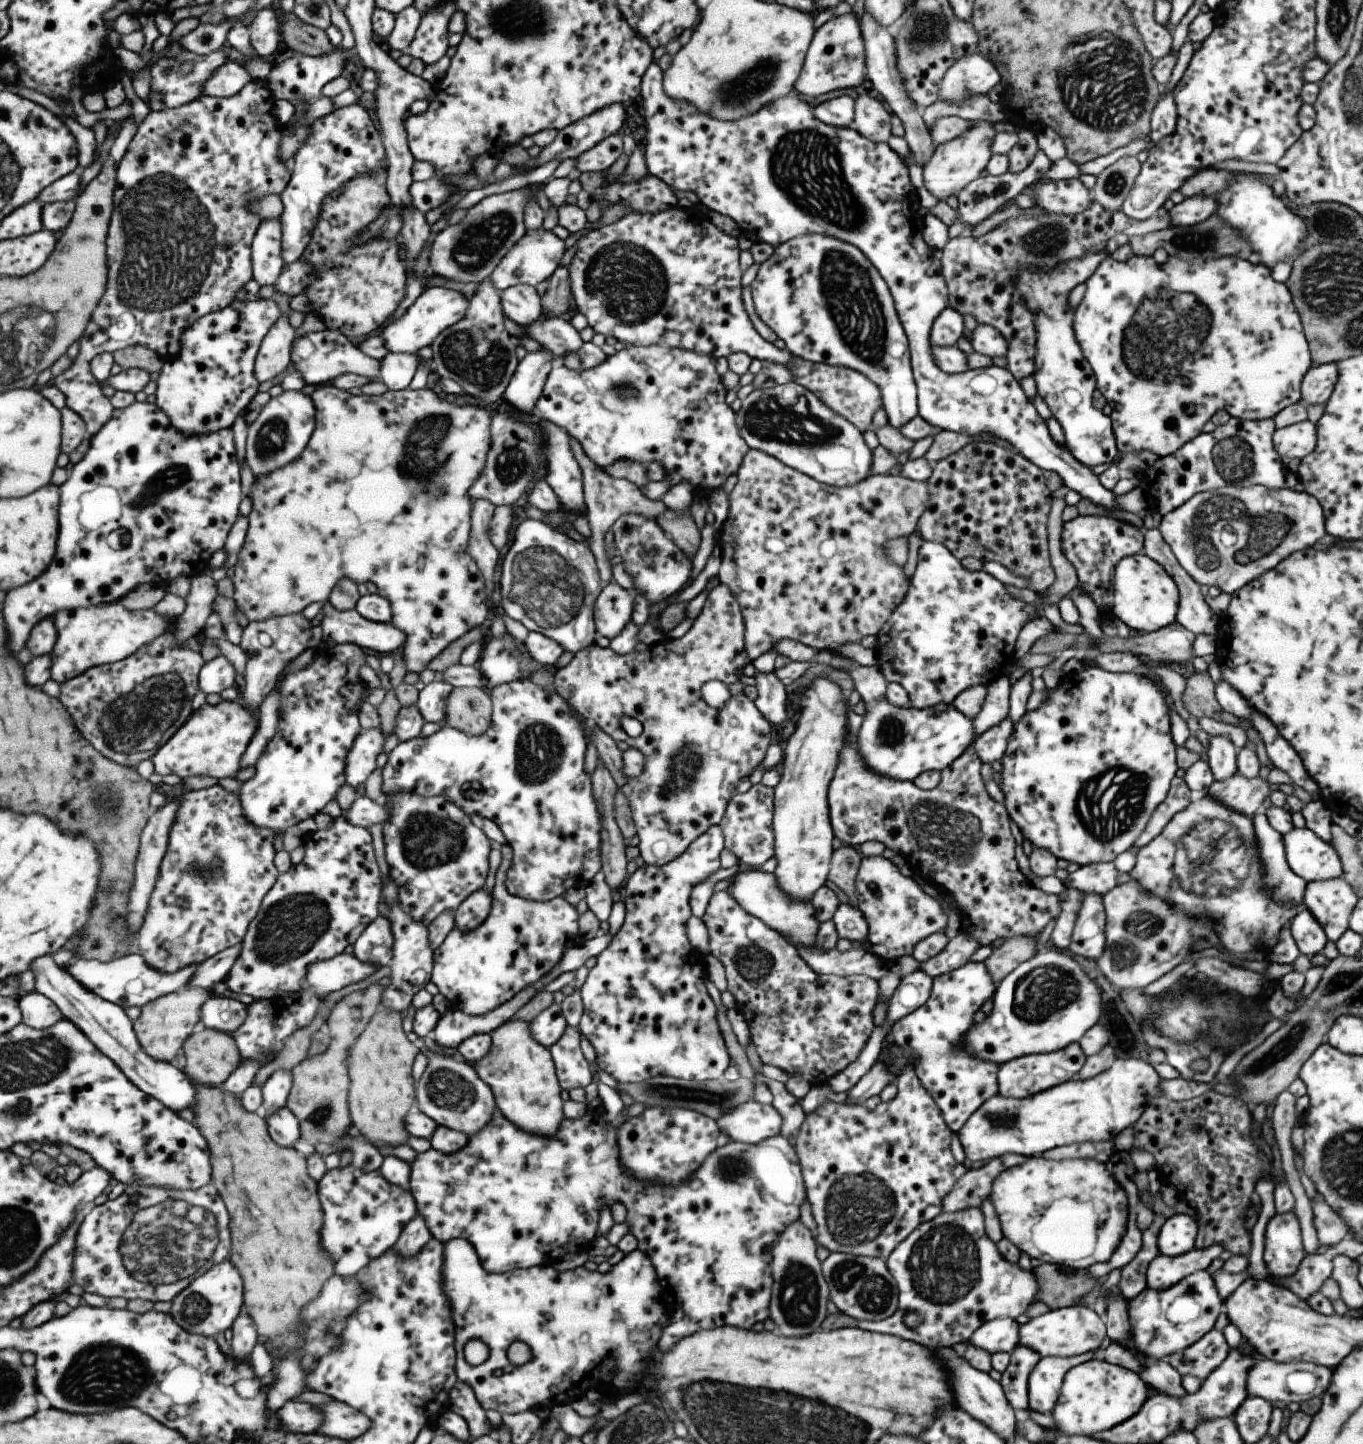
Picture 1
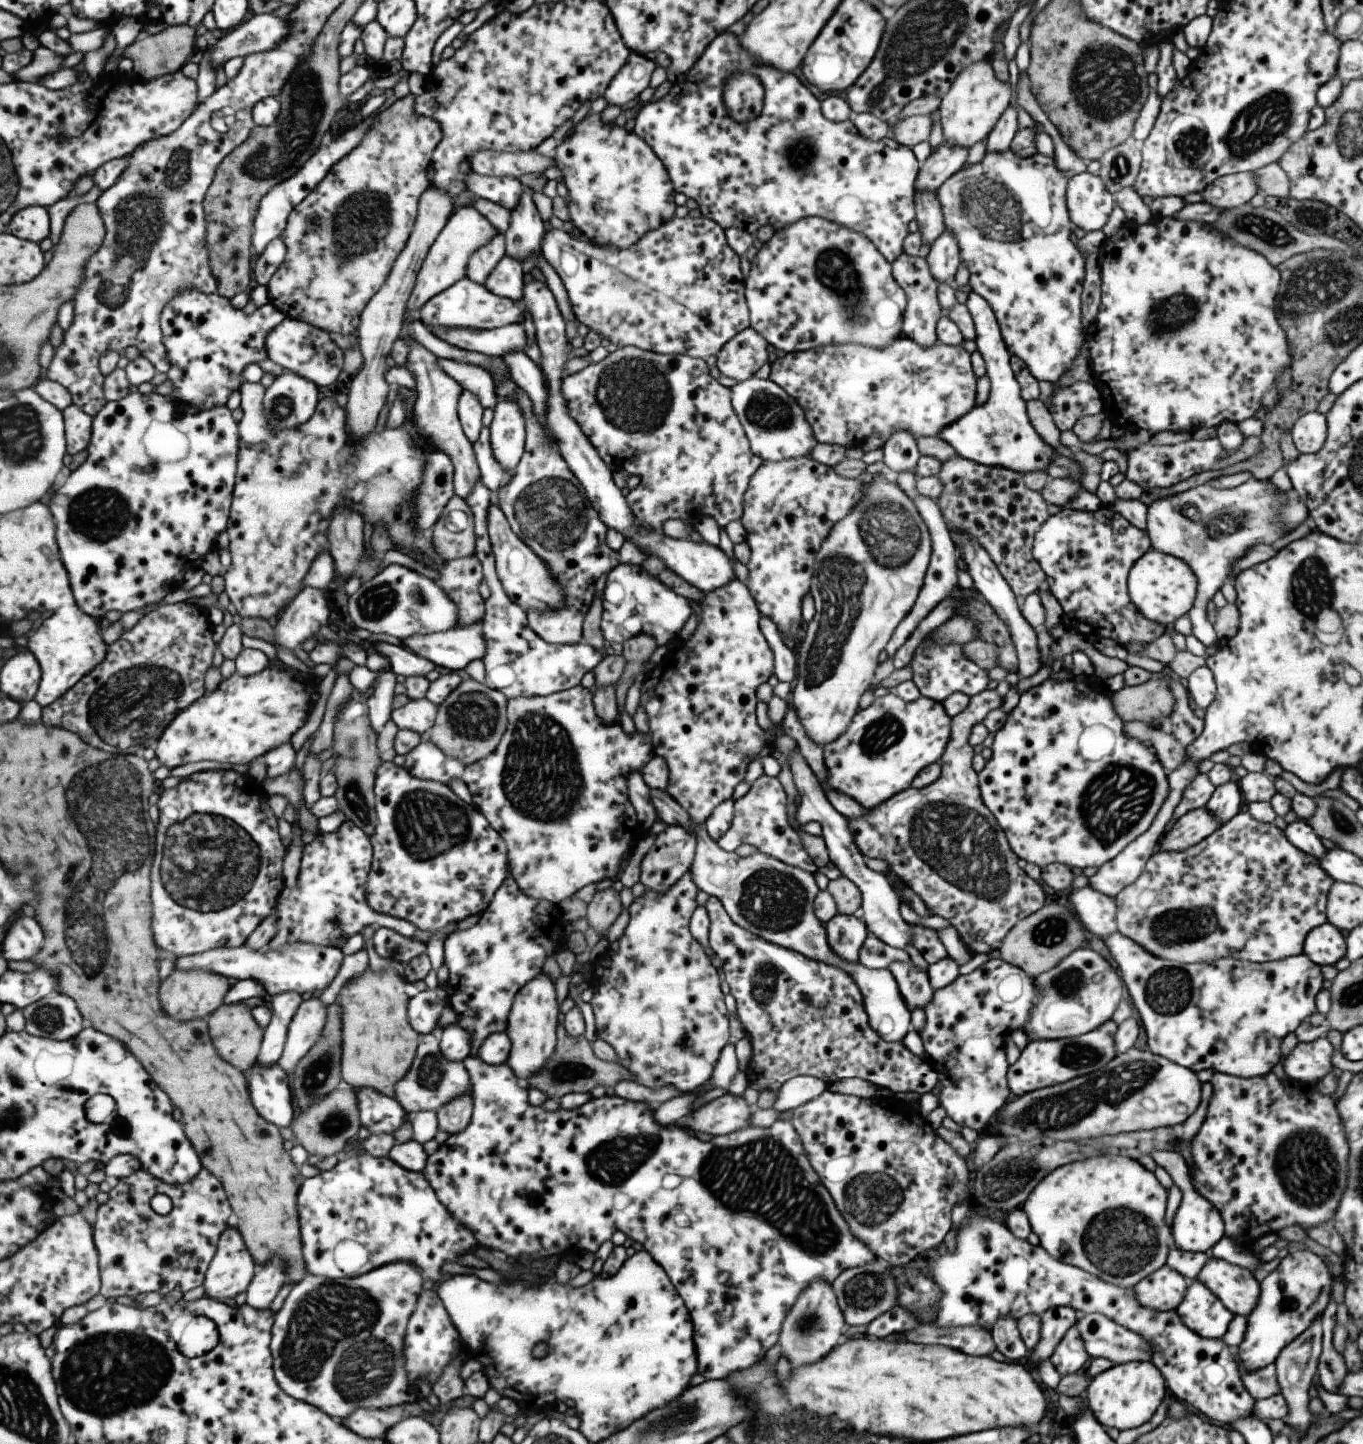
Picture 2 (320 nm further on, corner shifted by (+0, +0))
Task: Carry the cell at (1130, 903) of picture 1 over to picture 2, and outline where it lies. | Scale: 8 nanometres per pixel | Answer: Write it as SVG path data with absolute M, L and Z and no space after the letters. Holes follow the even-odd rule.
M1242 809L1225 824L1219 825L1209 836L1201 842L1182 851L1156 850L1145 862L1139 876L1127 886L1124 886L1115 896L1117 930L1123 936L1133 939L1142 949L1157 955L1159 958L1171 959L1179 963L1190 964L1203 961L1217 960L1221 957L1235 958L1235 960L1264 963L1302 953L1302 944L1305 935L1315 927L1326 922L1326 900L1333 879L1320 867L1318 860L1313 856L1297 850L1284 832L1273 823L1262 823L1251 818L1247 810Z

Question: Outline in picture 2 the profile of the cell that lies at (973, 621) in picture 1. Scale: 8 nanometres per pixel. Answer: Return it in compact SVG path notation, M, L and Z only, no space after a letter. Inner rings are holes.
M928 635L914 650L909 666L912 668L911 681L915 683L921 696L941 702L954 692L962 692L968 697L979 694L987 688L987 672L963 656L961 645L933 645L928 642Z

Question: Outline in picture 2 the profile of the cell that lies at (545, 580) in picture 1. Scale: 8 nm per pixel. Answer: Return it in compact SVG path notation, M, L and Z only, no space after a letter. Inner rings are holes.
M498 505L487 507L486 529L490 542L490 549L494 558L494 569L500 580L502 589L511 602L527 609L558 609L565 605L562 590L556 583L550 572L542 564L541 559L510 529L505 515Z

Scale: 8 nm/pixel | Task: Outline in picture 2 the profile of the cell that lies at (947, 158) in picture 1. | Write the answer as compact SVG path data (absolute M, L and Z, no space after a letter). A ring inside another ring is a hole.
M988 58L964 66L937 103L942 136L950 145L970 148L985 138L1011 100L1009 81L999 81Z

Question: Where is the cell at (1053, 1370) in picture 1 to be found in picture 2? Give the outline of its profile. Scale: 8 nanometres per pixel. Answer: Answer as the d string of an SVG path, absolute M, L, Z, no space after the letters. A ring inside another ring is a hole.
M1073 1323L1055 1345L1048 1359L1060 1376L1063 1377L1067 1374L1082 1372L1088 1358L1079 1329Z

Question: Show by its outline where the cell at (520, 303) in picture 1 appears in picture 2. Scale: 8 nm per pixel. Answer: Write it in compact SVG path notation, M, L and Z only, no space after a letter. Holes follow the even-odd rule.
M504 253L499 262L489 271L483 286L494 295L519 302L524 287L523 269L520 262Z

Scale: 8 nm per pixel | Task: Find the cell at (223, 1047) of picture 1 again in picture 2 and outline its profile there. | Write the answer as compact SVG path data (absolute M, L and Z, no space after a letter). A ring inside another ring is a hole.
M249 1004L223 1005L208 1018L213 1042L220 1050L222 1057L247 1074L258 1062L261 1047L264 1044L265 1028L254 1017L254 1007Z

